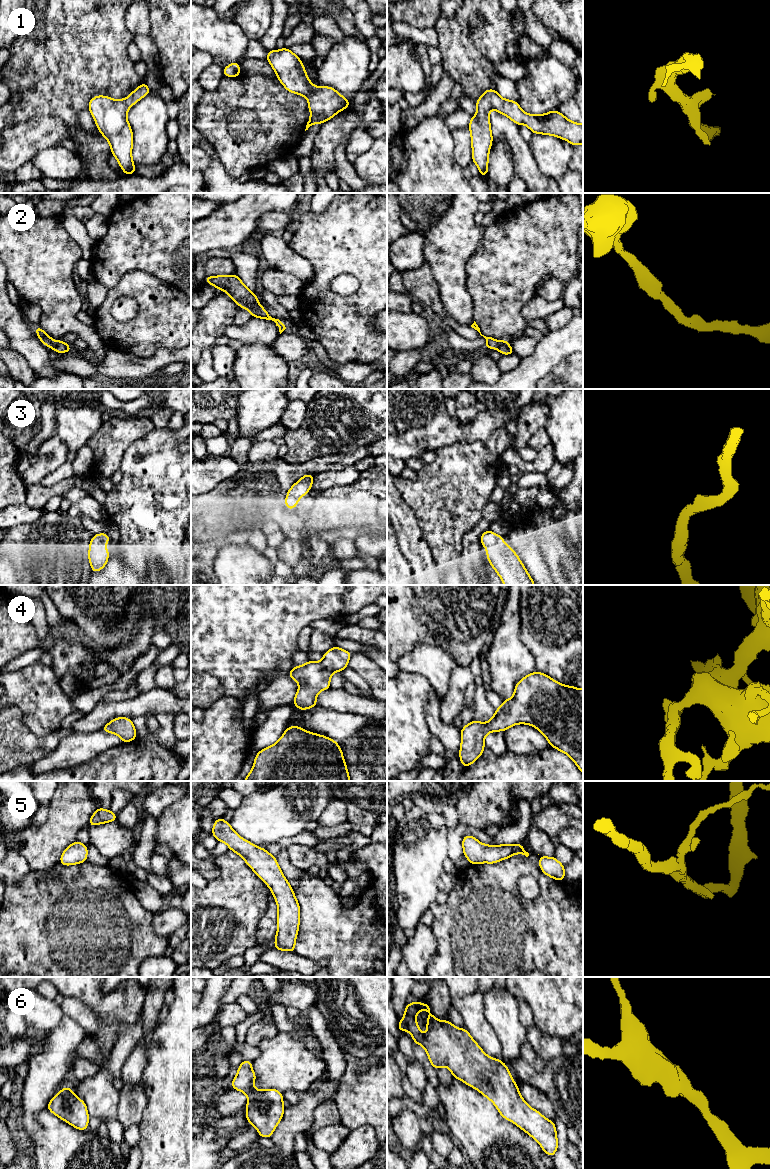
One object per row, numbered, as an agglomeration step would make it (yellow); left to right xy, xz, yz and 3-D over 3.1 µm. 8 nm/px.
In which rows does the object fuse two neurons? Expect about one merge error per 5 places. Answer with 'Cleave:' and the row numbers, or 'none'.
Cleave: none

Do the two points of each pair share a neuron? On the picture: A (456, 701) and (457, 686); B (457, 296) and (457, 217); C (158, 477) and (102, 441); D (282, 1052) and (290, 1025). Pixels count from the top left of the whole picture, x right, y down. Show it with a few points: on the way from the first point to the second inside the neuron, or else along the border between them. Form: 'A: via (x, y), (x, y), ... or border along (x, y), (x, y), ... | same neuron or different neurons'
A: via (456, 697), (457, 690) | same neuron
B: via (454, 276), (454, 237) | same neuron
C: border along (139, 437), (125, 451), (119, 468) | different neurons
D: border along (279, 1031), (292, 1034), (300, 1039), (306, 1047) | different neurons

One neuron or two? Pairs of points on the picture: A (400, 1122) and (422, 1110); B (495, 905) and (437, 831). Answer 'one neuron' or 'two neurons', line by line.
A: two neurons
B: two neurons

